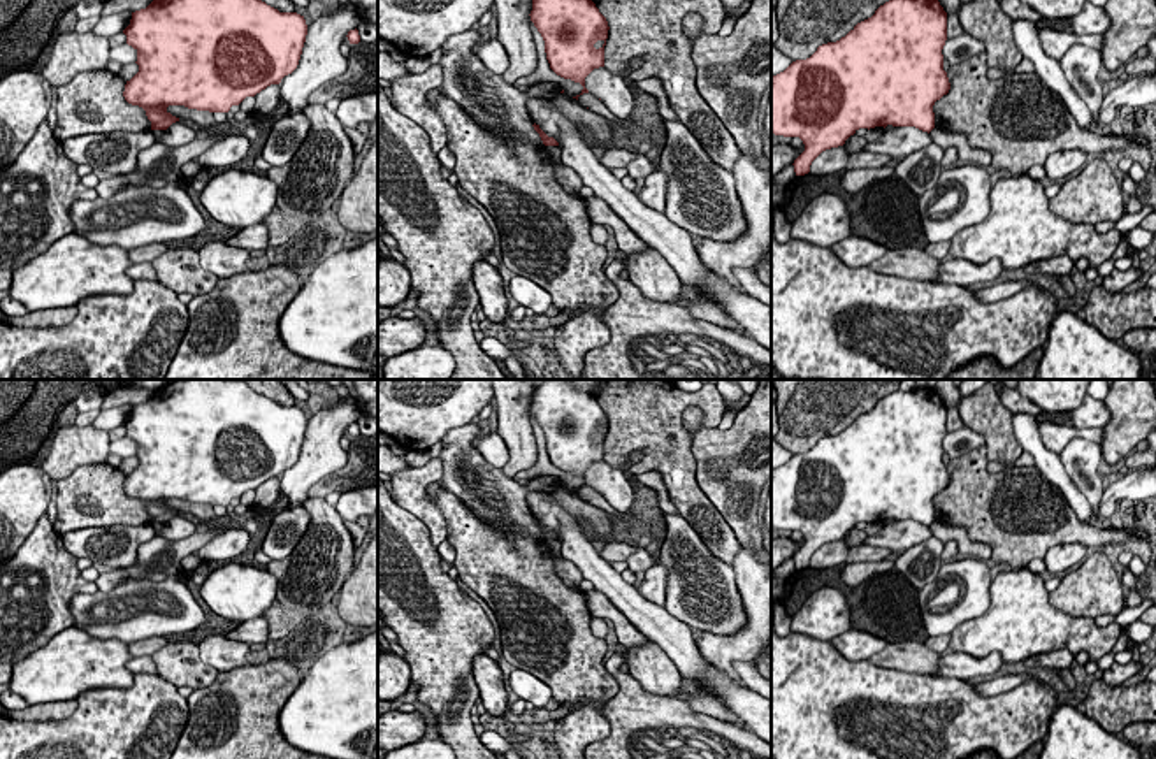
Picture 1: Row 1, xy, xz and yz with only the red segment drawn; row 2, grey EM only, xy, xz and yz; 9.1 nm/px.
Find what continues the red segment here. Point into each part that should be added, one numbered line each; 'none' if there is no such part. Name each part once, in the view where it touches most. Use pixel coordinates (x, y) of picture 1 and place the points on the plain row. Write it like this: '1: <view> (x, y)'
none

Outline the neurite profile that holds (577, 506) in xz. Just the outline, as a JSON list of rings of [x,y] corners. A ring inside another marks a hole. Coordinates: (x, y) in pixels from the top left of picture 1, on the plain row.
[[[559,487],[553,492],[553,499],[578,522],[589,522],[596,532],[594,538],[601,539],[603,536],[611,534],[611,522],[608,518],[608,513],[587,502],[576,492],[567,490],[566,487]]]

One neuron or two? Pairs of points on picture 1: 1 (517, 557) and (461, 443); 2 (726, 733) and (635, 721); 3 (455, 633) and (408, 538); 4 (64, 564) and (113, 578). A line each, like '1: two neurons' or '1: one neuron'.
1: two neurons
2: one neuron
3: one neuron
4: two neurons

